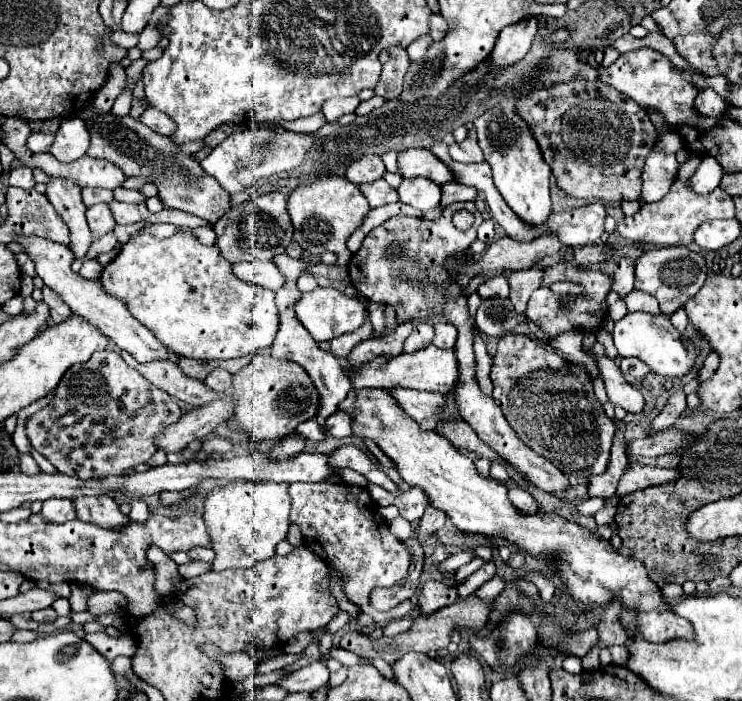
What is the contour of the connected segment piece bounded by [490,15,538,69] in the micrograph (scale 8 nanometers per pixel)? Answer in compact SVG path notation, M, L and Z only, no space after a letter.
M538 17L522 19L522 23L514 23L500 31L496 47L490 55L492 69L506 69L512 63L518 63L532 47L532 41L538 33Z

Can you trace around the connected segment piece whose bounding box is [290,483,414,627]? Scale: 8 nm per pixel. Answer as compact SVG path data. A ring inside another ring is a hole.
M292 483L290 485L292 511L290 521L300 525L304 545L324 559L332 569L344 577L344 591L348 599L368 613L382 627L392 619L406 617L414 603L406 601L392 611L376 611L370 607L370 593L376 587L394 587L408 573L410 555L404 543L400 543L390 531L388 523L380 519L378 505L370 493L356 485L328 485L328 483Z

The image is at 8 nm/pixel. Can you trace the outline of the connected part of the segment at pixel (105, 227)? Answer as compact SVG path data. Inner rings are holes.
M98 203L98 205L92 205L88 211L86 211L86 217L88 217L88 225L94 233L94 237L102 237L106 233L110 233L116 225L114 217L112 217L112 211L106 203Z

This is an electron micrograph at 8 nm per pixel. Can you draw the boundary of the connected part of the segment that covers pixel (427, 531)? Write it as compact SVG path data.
M428 505L418 527L416 527L416 535L434 535L438 529L442 529L446 523L446 513L444 511L438 511L436 507Z

